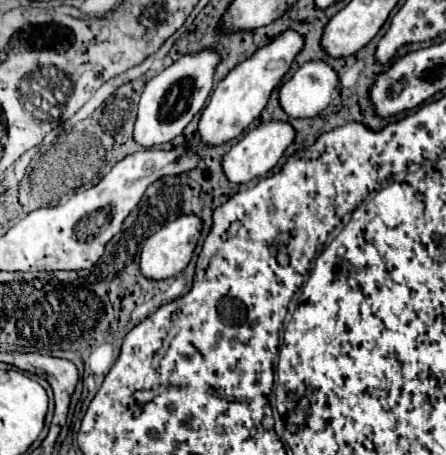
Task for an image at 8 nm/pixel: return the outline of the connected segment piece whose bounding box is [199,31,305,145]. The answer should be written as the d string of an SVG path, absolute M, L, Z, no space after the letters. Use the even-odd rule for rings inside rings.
M285 31L285 35L277 35L277 39L271 39L271 43L259 47L249 59L229 71L213 91L199 121L199 135L207 145L221 145L239 137L259 117L271 93L281 85L281 79L293 65L297 51L301 51L301 43L305 43L305 39L301 39L297 31Z

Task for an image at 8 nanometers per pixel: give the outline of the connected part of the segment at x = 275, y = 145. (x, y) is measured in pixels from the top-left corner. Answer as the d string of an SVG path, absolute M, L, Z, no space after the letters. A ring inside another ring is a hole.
M267 121L267 123L257 125L251 131L247 131L243 135L243 139L239 139L231 147L231 151L223 157L223 169L225 169L227 179L233 183L247 183L255 177L267 175L279 163L285 149L293 143L295 135L297 135L297 131L287 121Z

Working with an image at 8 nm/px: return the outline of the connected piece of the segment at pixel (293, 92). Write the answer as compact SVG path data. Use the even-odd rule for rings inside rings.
M327 61L305 63L281 85L279 103L289 117L313 117L329 105L337 83L337 71Z

